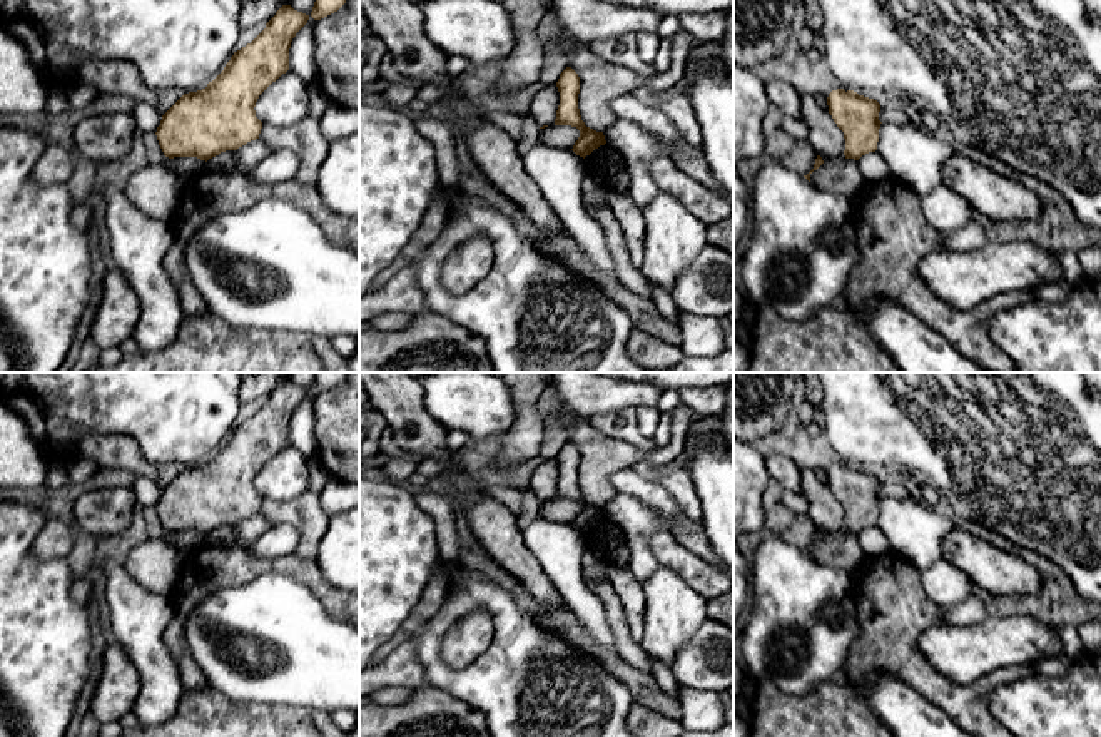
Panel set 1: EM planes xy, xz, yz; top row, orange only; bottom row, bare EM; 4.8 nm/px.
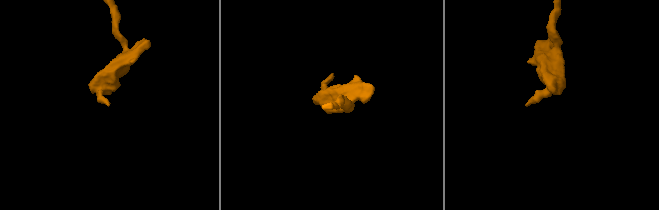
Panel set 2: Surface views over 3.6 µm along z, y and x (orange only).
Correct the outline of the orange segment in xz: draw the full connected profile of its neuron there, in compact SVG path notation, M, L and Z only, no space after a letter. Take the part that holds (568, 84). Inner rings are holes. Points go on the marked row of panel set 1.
M566 67L556 82L560 92L560 105L556 110L555 125L571 125L580 130L580 137L573 145L573 152L580 157L590 155L600 145L605 145L603 132L596 132L585 125L578 109L578 94L580 94L580 77L571 69Z

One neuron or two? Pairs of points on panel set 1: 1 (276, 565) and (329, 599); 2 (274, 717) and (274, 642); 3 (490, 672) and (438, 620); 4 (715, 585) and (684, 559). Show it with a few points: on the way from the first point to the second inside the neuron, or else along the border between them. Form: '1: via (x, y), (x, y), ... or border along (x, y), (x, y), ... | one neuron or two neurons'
1: via (289, 565), (303, 569), (319, 585) | one neuron
2: border along (234, 702), (294, 704), (303, 706), (309, 712) | two neurons
3: via (466, 676), (448, 676), (431, 659), (431, 644) | one neuron
4: via (707, 580), (692, 567) | one neuron

